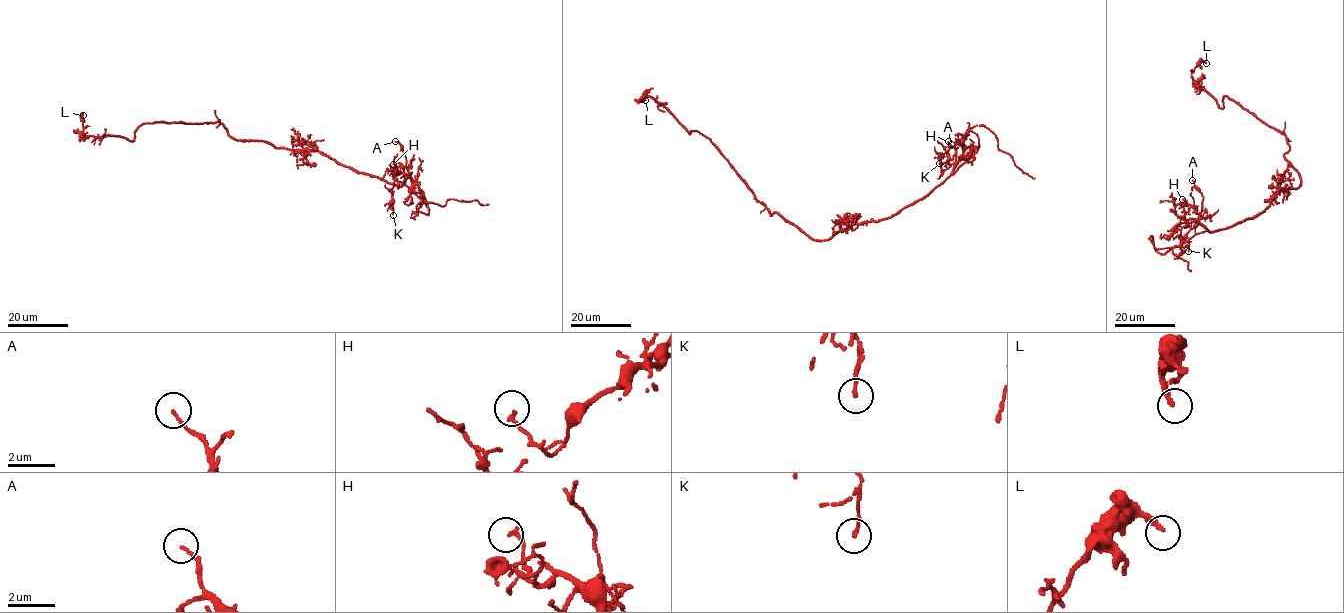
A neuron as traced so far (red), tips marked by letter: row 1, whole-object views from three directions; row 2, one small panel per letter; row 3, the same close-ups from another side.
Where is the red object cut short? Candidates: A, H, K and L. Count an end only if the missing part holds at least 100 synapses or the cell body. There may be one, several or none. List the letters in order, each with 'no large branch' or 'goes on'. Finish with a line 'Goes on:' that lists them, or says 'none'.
A: no large branch
H: no large branch
K: no large branch
L: no large branch
Goes on: none

